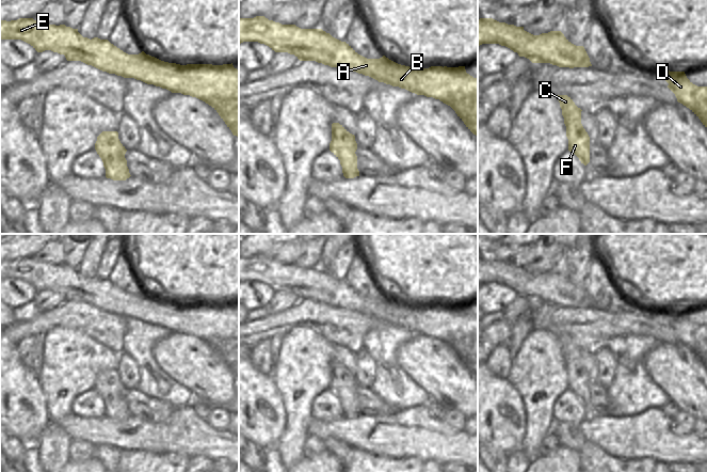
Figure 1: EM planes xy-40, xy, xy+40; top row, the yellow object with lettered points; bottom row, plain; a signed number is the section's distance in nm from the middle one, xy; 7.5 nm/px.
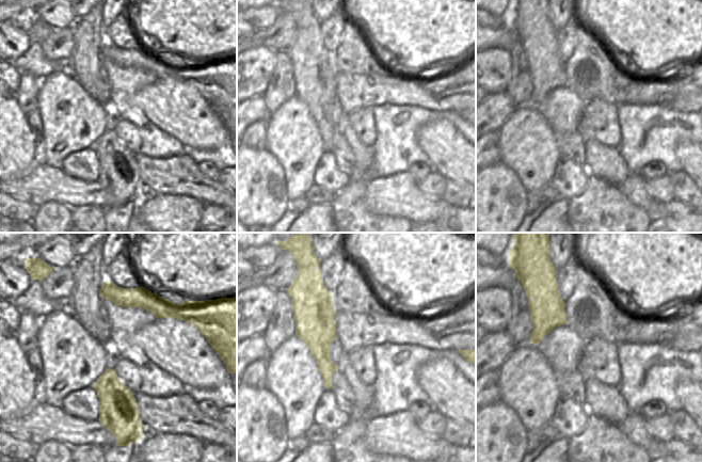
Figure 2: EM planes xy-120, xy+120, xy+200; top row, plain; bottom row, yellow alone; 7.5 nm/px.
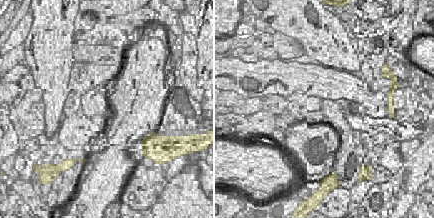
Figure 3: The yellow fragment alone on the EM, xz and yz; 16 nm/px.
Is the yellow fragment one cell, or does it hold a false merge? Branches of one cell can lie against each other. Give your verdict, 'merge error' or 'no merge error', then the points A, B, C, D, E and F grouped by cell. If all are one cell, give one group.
merge error | A B D E / C F

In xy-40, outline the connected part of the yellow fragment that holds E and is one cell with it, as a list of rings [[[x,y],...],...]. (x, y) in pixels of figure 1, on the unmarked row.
[[[33,257],[0,259],[0,279],[21,279],[37,292],[41,287],[70,285],[79,293],[93,290],[96,298],[107,300],[109,313],[134,317],[147,324],[196,336],[211,345],[239,376],[239,309],[231,303],[180,304],[161,300],[142,290],[128,294],[108,279],[83,277],[78,268],[49,264]]]

